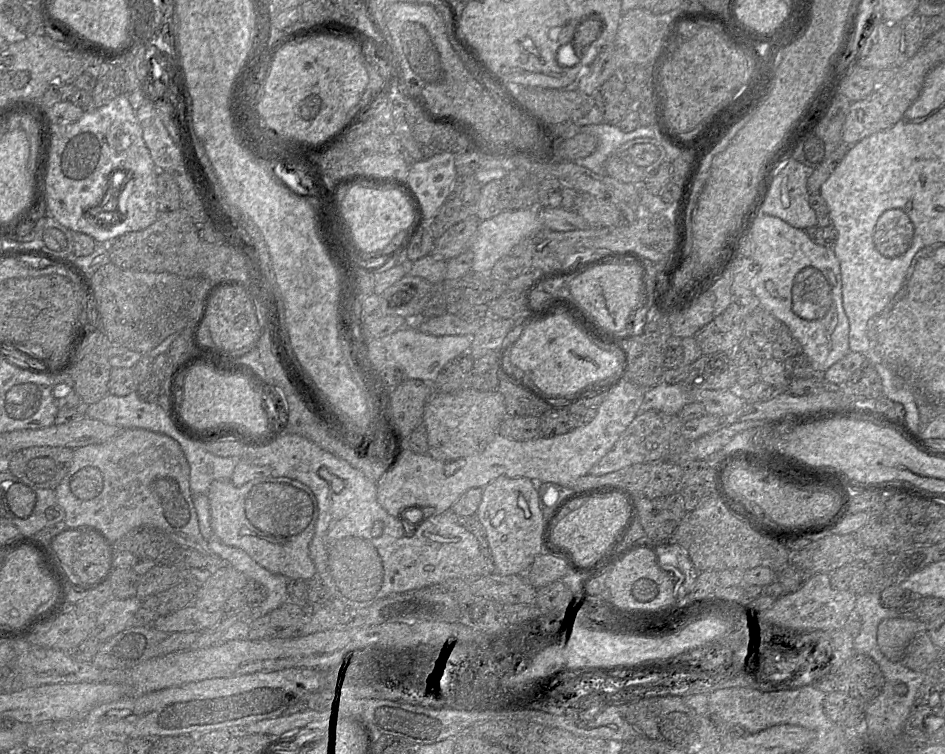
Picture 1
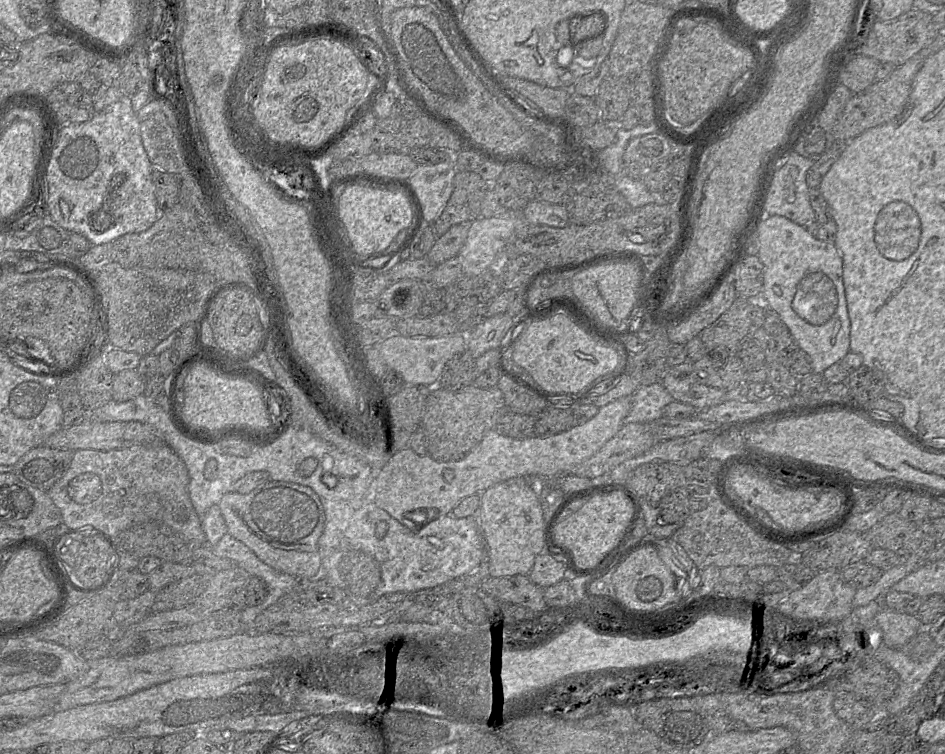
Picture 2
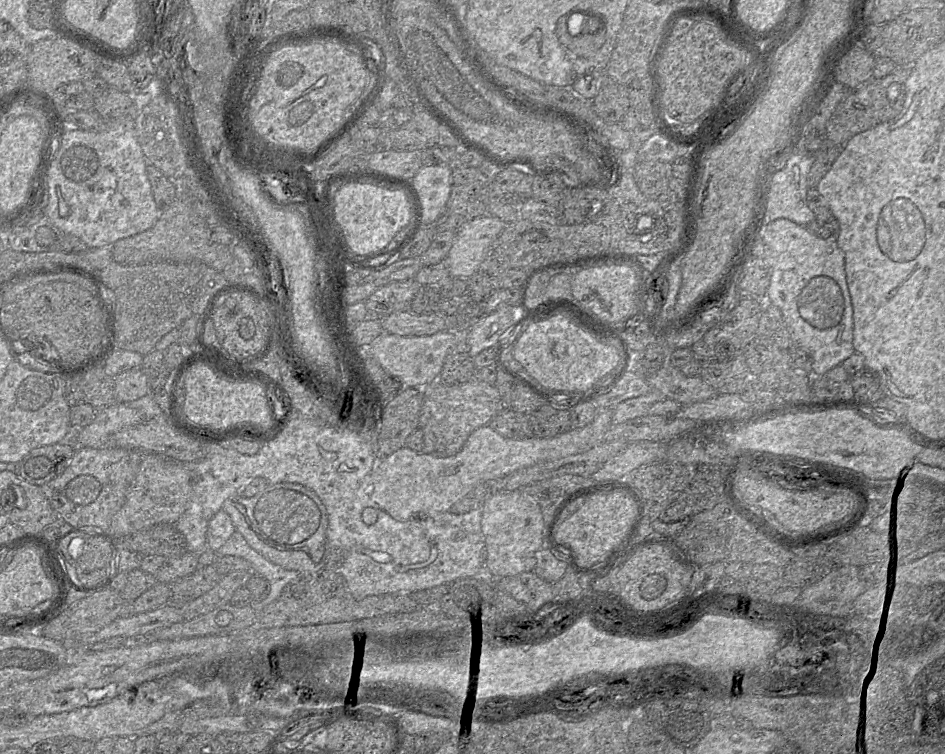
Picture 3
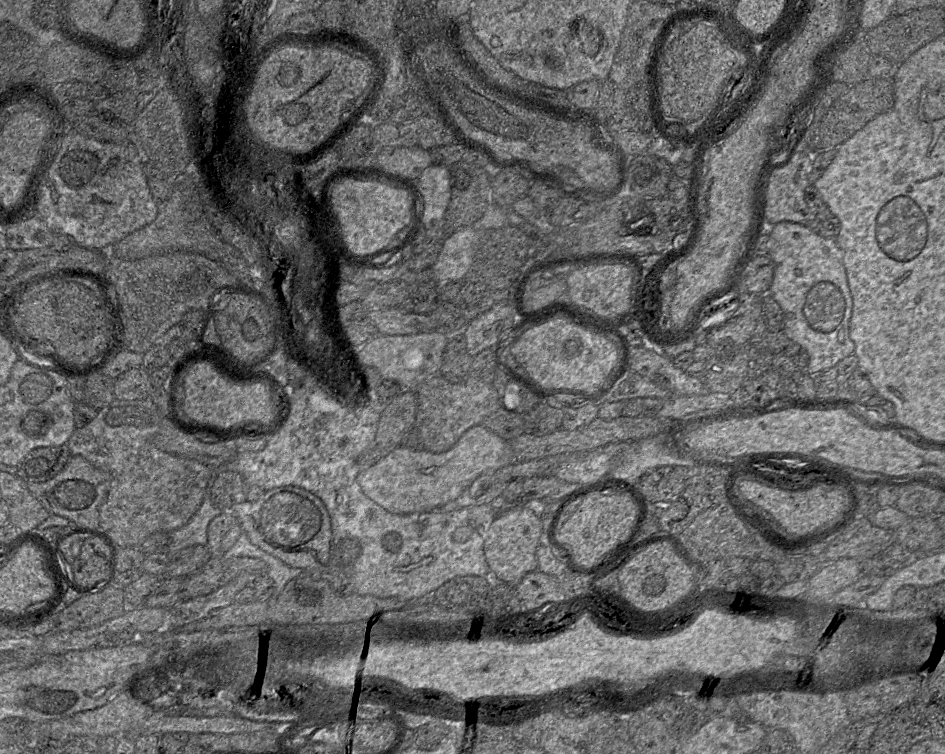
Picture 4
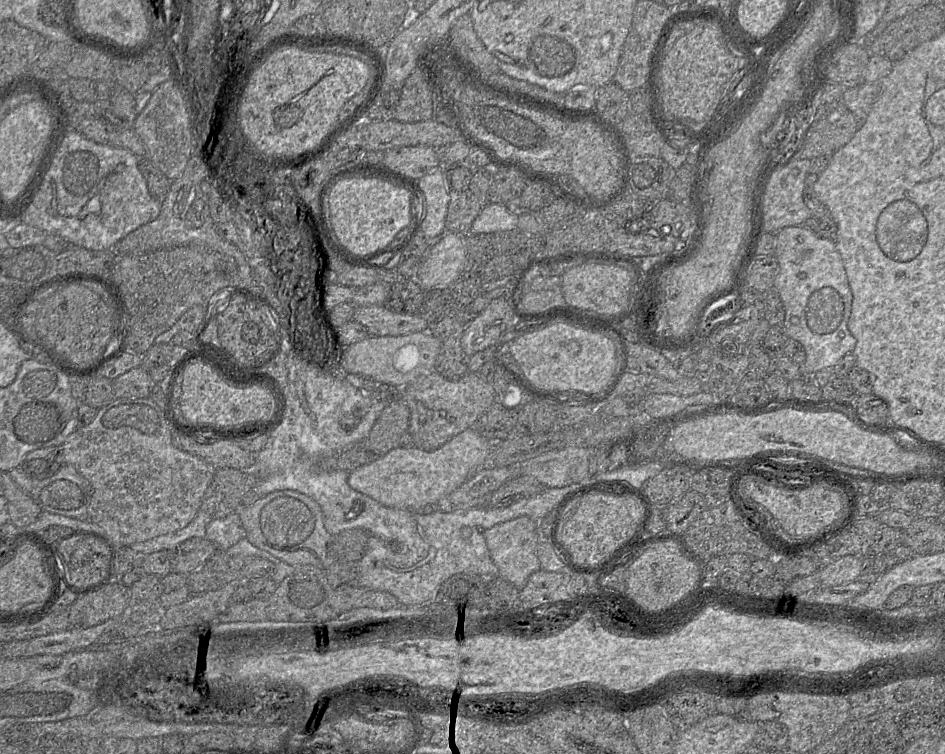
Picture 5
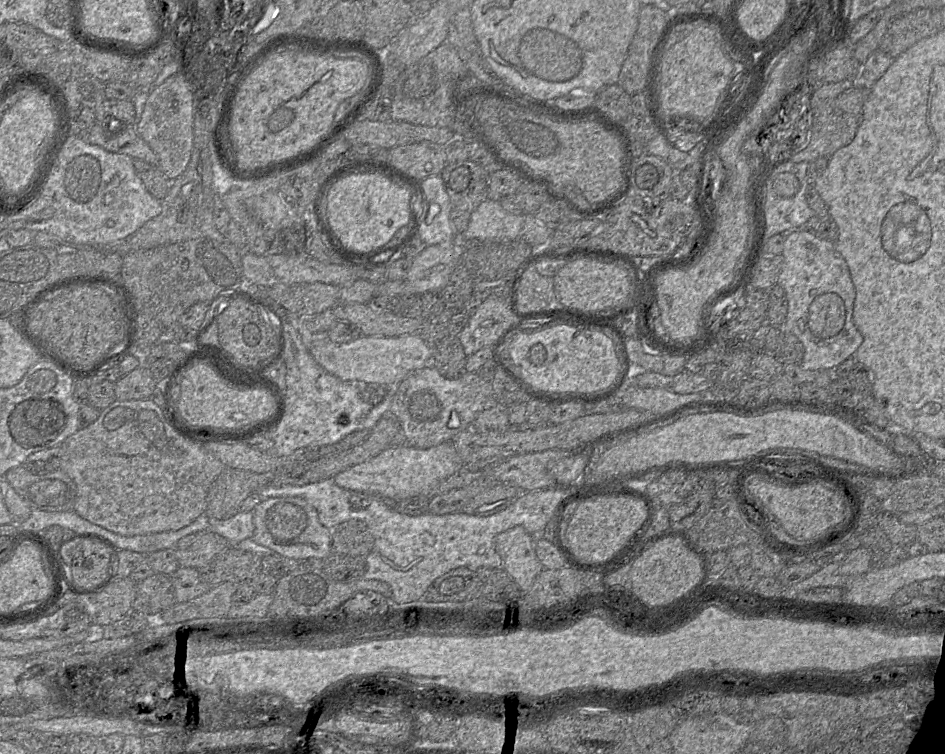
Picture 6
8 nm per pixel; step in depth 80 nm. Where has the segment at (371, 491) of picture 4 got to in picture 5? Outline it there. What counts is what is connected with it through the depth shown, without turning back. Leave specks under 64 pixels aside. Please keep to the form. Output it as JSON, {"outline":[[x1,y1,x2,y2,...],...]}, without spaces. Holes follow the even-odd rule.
{"outline":[[469,428,461,432,460,434,452,437,448,442,446,442,444,445,439,447,436,450,433,451,425,451,422,449,419,449,417,447,395,447,391,449,389,452,381,456,380,458,362,465,352,471,348,474,348,484,350,487,362,494,365,494,369,496,370,498,376,500,380,504,391,507,391,508,399,508,403,510,411,510,411,509,419,509,424,507,425,505,435,505,437,508,437,502,444,496,448,495,452,491,454,491,456,488,458,488,461,484,463,484,472,474,477,472,480,468,483,467,502,467,502,466,488,466,488,456,490,454,490,445,493,443,489,439,487,439,485,436,483,436,476,428]]}

